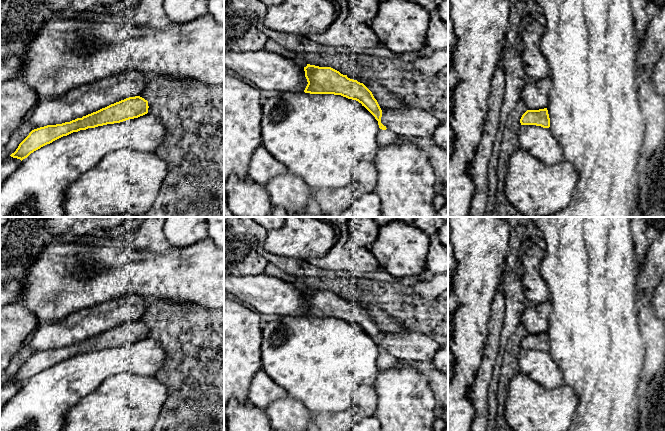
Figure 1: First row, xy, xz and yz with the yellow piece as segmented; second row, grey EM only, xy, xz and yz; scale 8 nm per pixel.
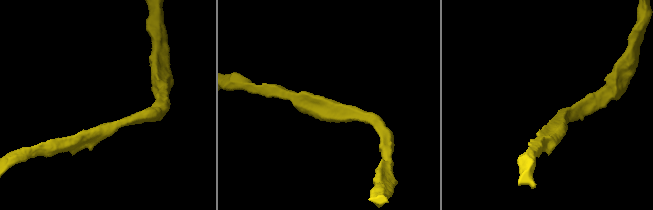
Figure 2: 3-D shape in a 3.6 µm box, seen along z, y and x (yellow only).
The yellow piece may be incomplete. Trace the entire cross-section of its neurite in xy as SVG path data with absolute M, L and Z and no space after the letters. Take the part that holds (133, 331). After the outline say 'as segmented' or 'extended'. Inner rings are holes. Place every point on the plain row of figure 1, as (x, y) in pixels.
M125 294L73 312L61 321L38 326L27 343L34 353L10 380L22 385L41 371L73 356L120 347L147 338L148 325L139 320L147 306L147 301L141 296Z | extended

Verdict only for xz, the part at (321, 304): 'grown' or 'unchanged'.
grown

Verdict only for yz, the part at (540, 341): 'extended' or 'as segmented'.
extended

